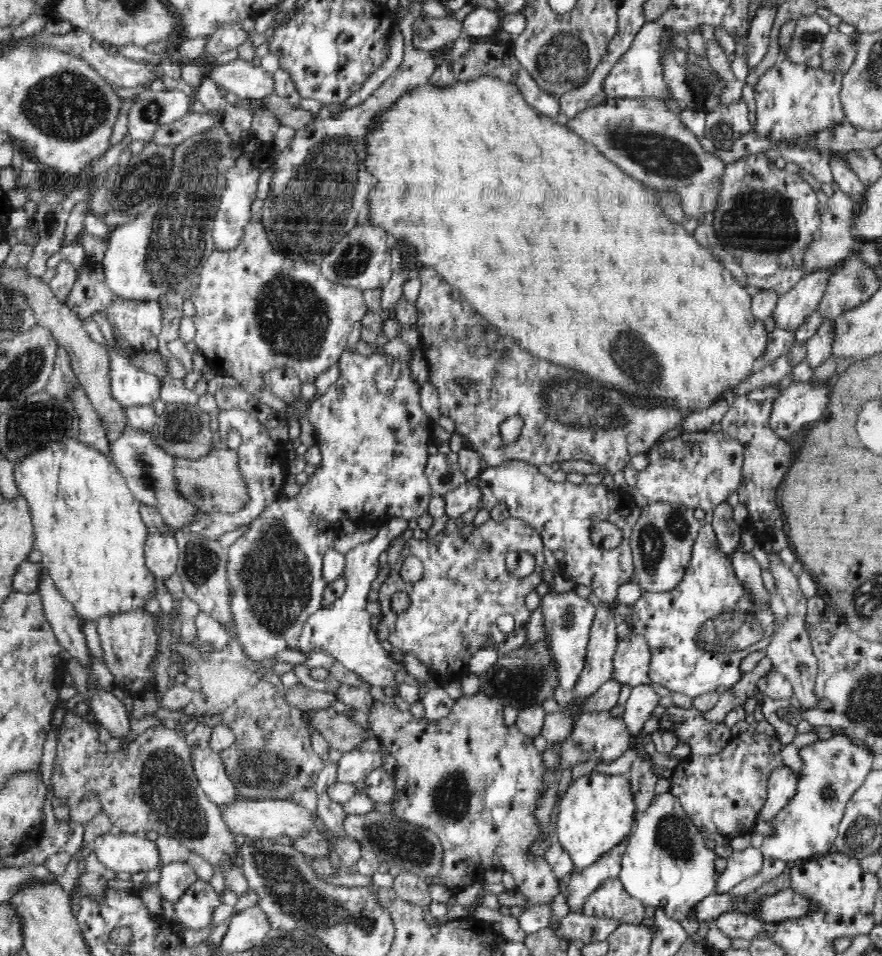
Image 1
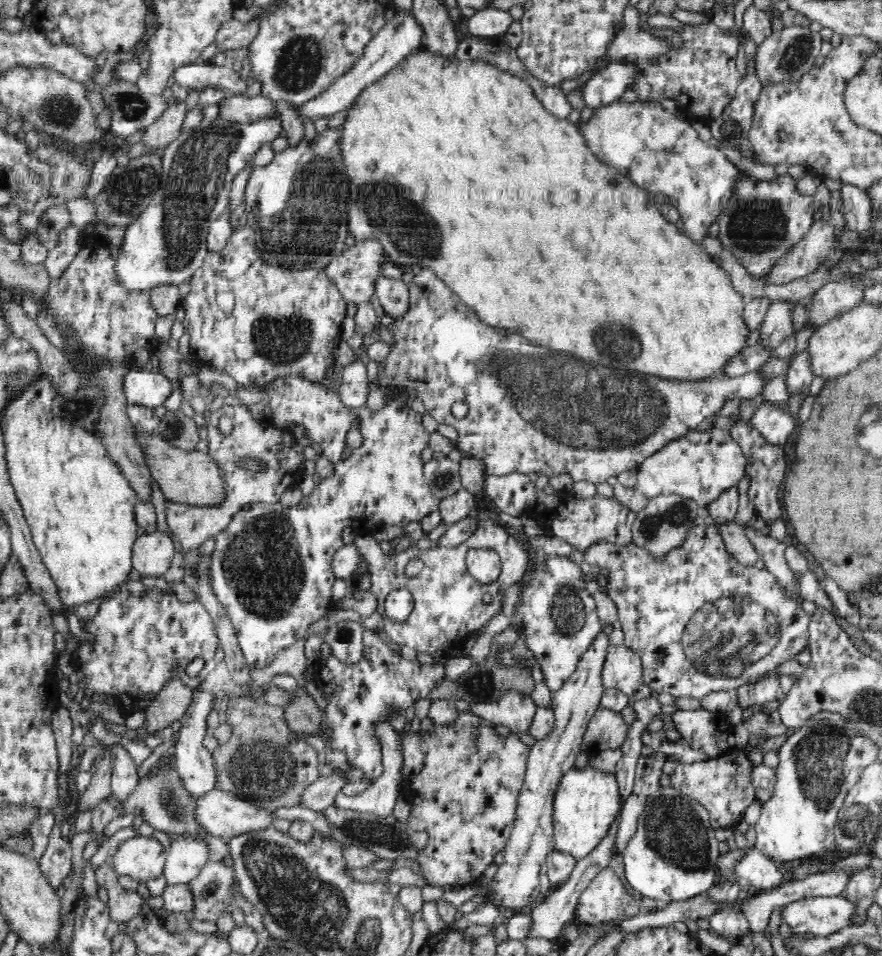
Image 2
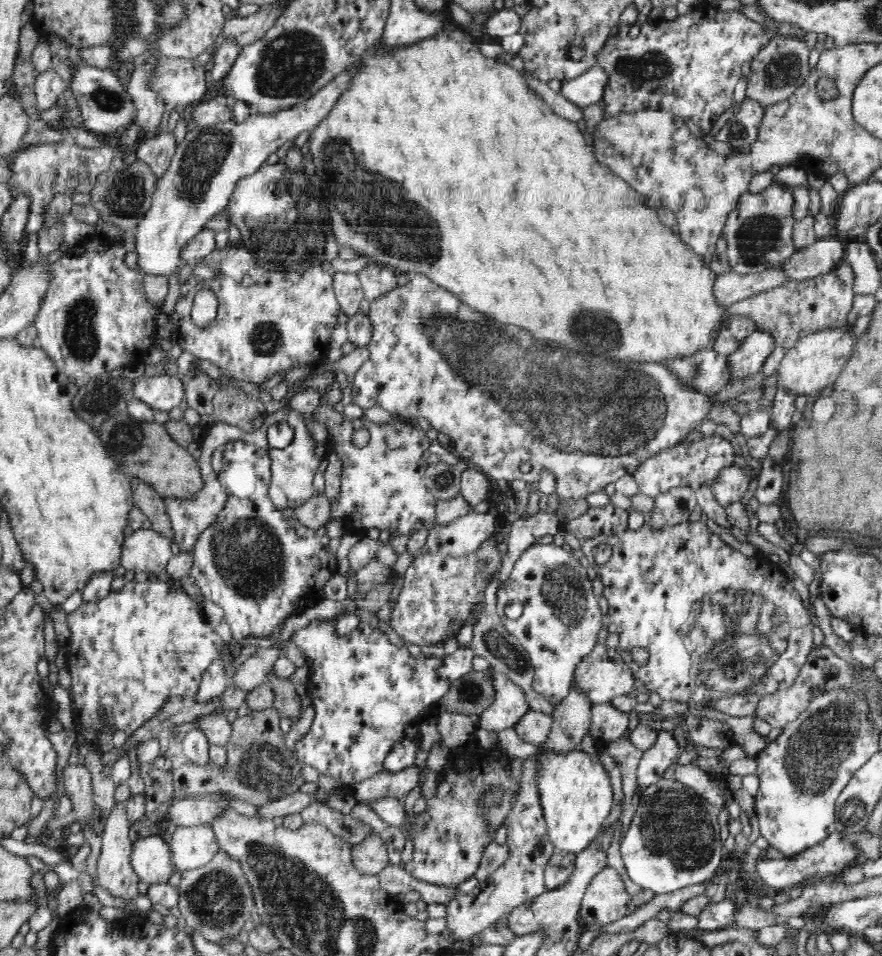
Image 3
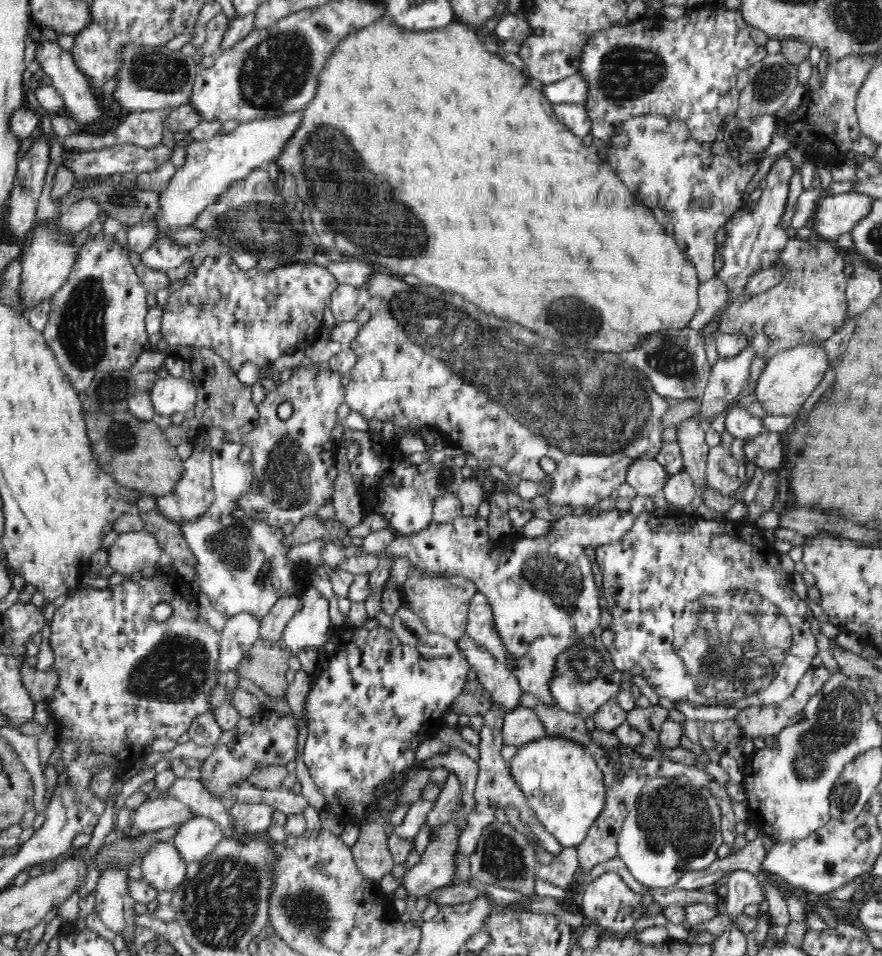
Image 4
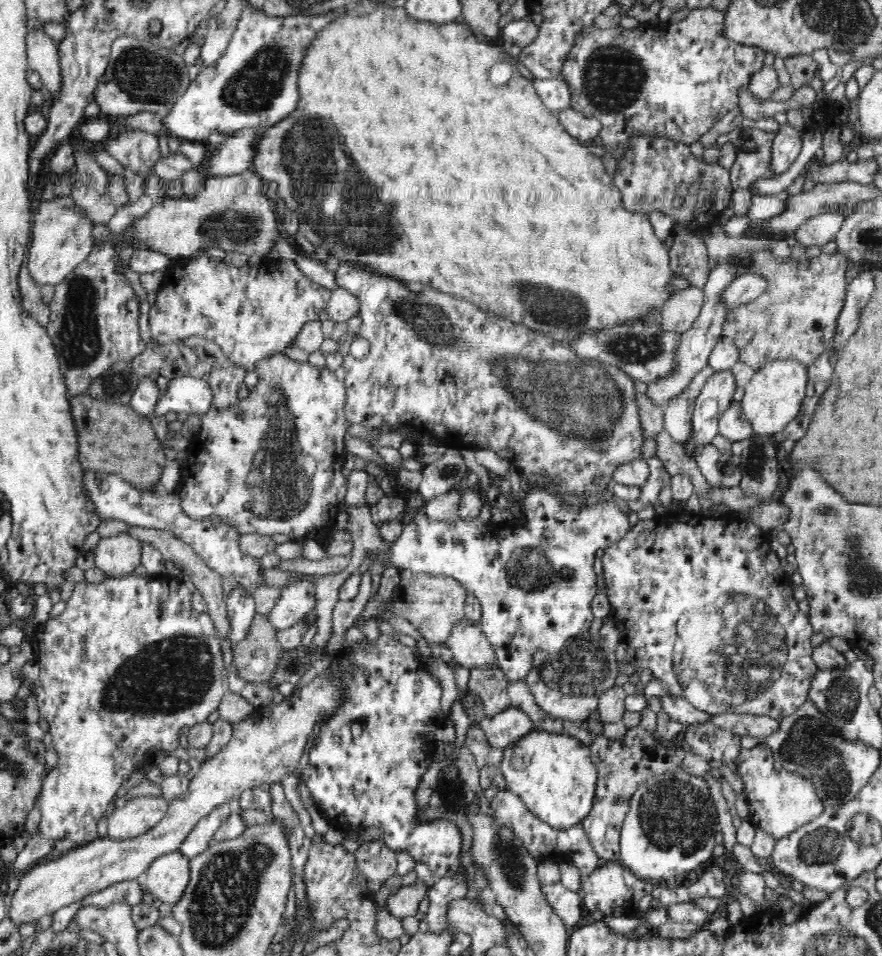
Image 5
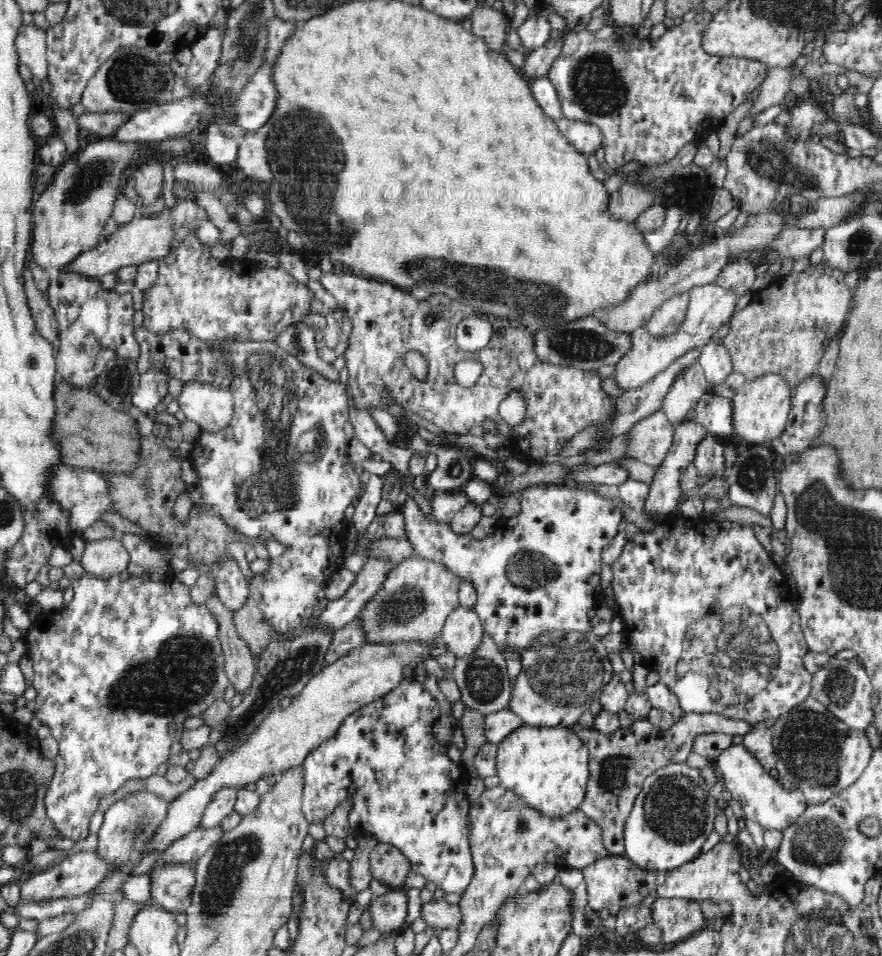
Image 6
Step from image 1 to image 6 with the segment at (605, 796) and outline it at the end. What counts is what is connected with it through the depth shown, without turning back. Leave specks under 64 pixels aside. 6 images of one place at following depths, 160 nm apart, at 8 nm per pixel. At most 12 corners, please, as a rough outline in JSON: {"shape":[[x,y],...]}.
{"shape":[[568,727],[496,746],[500,786],[538,813],[579,810],[588,747]]}

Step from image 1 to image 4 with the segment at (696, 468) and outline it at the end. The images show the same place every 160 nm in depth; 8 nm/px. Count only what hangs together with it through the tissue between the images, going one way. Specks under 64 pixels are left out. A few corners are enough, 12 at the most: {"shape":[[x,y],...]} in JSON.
{"shape":[[638,459],[627,482],[640,496],[653,497],[672,473],[656,459]]}

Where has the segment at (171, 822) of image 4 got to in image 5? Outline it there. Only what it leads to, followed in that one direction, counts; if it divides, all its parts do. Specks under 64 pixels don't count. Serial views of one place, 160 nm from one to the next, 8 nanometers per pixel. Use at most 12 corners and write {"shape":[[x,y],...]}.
{"shape":[[162,796],[127,800],[108,817],[107,836],[144,834],[166,816]]}

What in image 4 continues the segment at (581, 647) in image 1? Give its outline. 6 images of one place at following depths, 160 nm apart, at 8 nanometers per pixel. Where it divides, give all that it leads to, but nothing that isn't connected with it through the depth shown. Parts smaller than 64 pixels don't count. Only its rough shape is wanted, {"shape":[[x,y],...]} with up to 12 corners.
{"shape":[[566,515],[493,549],[480,516],[380,555],[488,597],[522,690],[556,706],[558,658],[600,625],[586,547],[635,516]]}

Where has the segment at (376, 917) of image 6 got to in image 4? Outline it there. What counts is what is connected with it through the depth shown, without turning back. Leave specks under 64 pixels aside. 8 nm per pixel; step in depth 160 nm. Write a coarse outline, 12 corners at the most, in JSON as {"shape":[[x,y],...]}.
{"shape":[[460,826],[429,834],[420,862],[406,869],[410,898],[448,886],[458,872]]}

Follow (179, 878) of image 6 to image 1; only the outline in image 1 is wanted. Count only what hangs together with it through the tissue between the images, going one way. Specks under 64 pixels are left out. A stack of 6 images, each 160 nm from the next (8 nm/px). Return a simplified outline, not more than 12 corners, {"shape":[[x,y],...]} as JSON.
{"shape":[[108,831],[89,851],[108,869],[136,874],[161,866],[156,843]]}

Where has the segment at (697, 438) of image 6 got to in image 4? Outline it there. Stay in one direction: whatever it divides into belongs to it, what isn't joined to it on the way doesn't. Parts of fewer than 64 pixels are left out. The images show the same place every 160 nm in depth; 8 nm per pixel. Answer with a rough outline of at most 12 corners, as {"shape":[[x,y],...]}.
{"shape":[[756,349],[719,357],[702,398],[712,424],[746,388]]}

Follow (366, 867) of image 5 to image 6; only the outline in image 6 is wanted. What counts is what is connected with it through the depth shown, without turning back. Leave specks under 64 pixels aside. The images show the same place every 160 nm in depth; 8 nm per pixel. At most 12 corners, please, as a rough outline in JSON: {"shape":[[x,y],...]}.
{"shape":[[378,842],[369,854],[376,884],[401,886],[408,859],[391,844]]}

